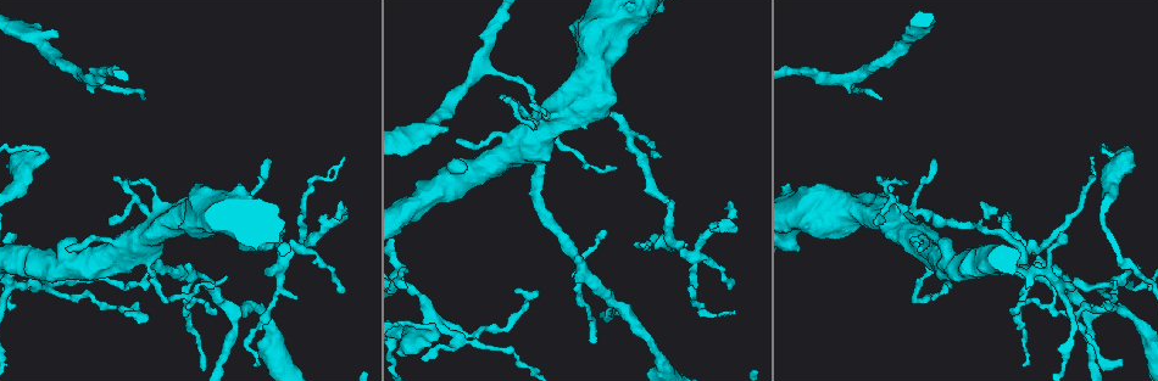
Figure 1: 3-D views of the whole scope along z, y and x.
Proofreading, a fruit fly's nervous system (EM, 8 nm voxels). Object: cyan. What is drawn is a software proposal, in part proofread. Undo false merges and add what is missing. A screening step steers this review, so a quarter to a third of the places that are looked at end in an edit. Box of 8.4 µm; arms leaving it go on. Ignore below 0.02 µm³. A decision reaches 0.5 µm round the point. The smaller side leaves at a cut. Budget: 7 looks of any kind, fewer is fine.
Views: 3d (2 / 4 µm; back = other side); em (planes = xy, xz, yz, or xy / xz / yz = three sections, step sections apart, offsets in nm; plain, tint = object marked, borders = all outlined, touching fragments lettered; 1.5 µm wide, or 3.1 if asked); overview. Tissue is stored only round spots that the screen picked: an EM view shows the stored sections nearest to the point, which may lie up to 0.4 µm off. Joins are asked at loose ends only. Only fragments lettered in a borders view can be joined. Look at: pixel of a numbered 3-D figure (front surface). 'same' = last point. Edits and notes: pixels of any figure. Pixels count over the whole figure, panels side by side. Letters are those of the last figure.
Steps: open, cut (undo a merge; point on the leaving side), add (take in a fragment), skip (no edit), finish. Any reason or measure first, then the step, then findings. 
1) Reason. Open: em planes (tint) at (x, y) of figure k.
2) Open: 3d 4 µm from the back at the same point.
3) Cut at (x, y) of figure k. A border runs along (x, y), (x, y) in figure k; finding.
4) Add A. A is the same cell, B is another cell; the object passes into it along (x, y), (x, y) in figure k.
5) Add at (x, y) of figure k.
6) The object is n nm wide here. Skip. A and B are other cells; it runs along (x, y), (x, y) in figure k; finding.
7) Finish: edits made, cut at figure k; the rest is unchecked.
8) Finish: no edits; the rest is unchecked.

Thick turns thin. Open: em xy step 8 (tint) at (539, 150) of figure 1.

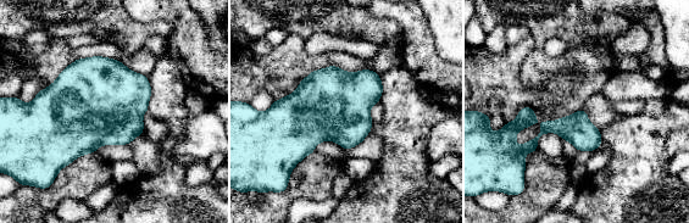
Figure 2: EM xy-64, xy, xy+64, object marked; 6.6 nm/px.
Open: em xy step 8 (borders) at the same point.

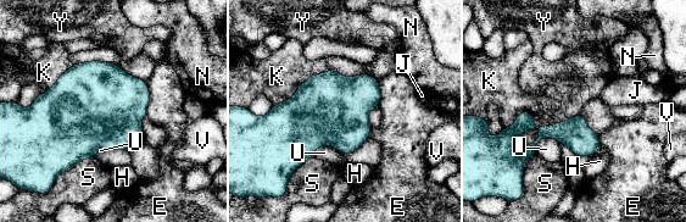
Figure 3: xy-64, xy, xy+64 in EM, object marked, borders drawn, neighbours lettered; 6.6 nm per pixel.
The longest contact is with K, 300 nm. Skip. E, H, J, K, N, S, U, V and Y are other cells; a border runs along (145, 82), (149, 89), (148, 115) in figure 3; one neuron here.

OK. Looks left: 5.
Branch point. Open: 3d 4 µm at (462, 175) of figure 1.

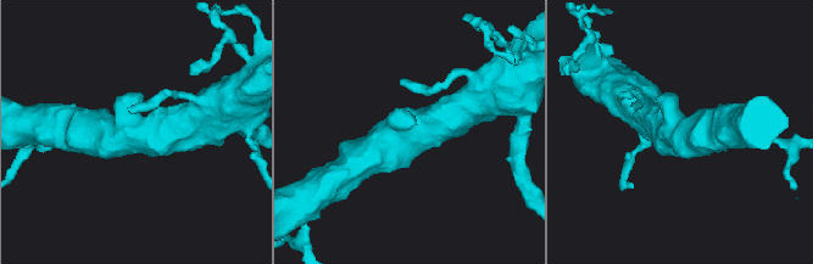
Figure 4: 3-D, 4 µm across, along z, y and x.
Open: em planes (borders) at (133, 134) of figure 4.

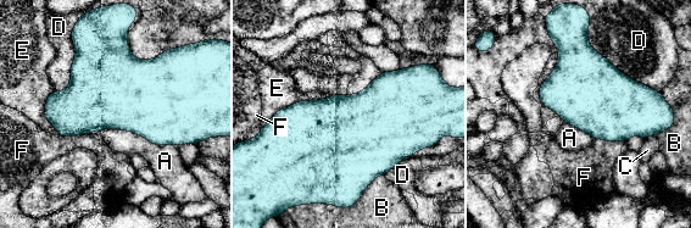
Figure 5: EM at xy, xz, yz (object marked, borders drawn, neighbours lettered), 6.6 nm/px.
Skip. A, B, C, D, E and F are other cells; one neuron here.

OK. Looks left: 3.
Tapers out. Open: em planes (borders) at (1115, 281) of figure 1.

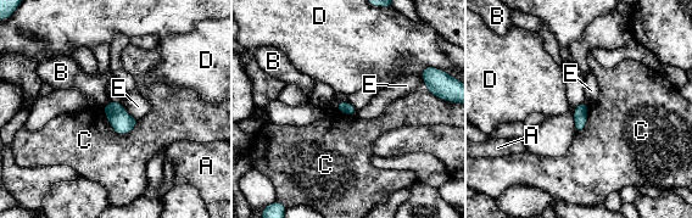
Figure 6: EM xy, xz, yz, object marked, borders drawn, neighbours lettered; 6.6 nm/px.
The longest contact is with C, 260 nm. Skip. A, B, C, D and E are other cells; a border runs along (101, 108), (117, 133), (138, 123) in figure 6; no lettered fragment goes on from it.

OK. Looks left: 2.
Finish: no edits; the rest is unchecked.

